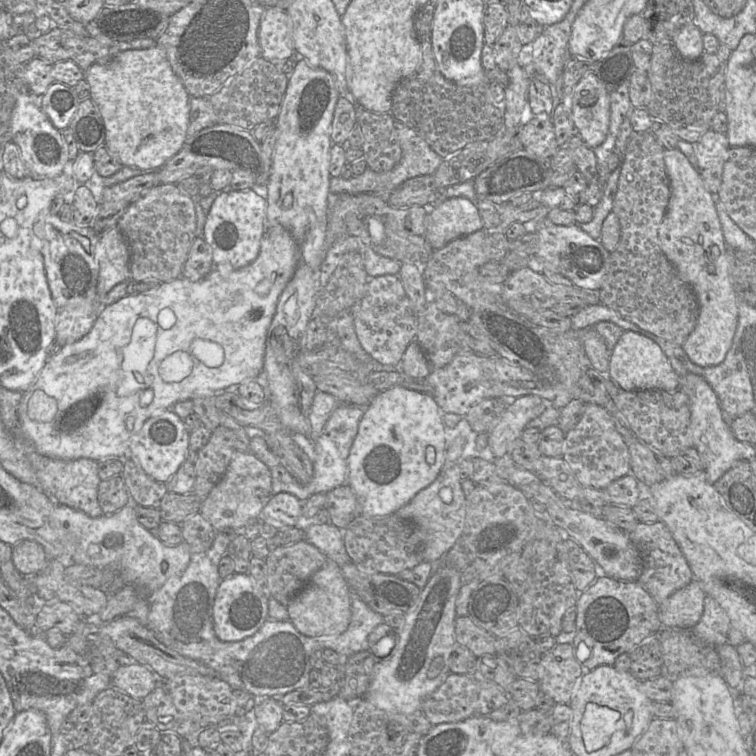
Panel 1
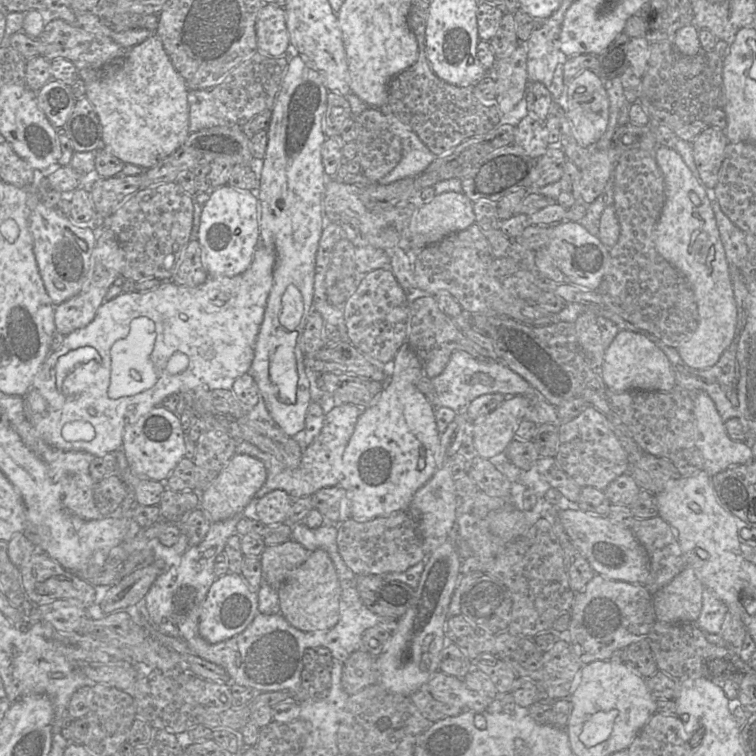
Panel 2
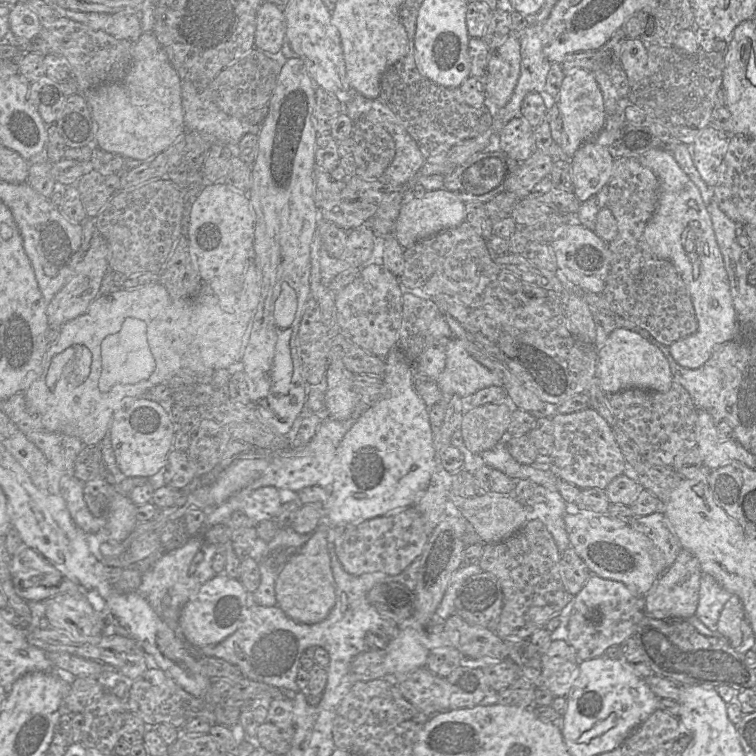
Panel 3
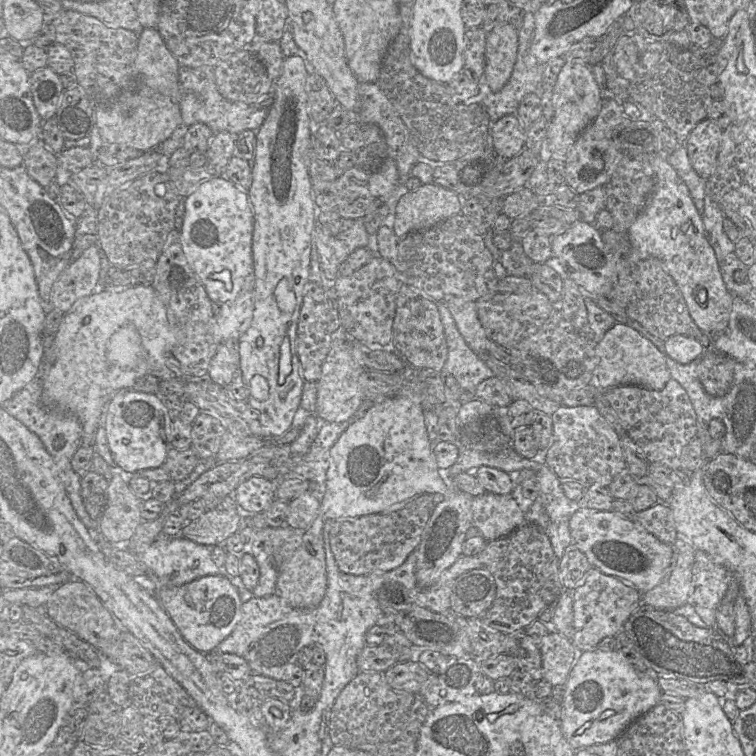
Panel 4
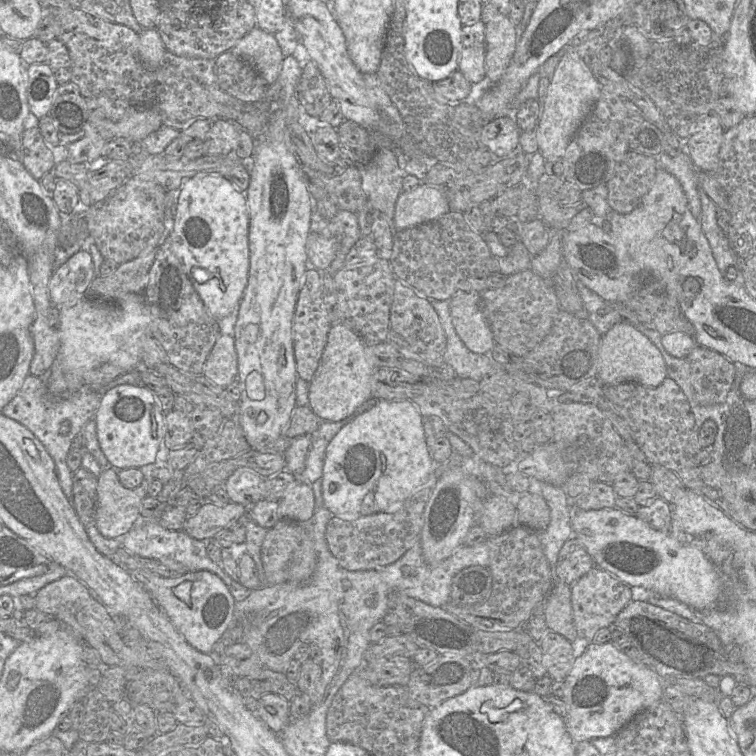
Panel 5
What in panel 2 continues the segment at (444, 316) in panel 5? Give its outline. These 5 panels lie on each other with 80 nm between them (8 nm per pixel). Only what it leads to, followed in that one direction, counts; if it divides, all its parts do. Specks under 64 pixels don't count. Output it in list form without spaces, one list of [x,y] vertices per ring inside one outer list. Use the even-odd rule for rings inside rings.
[[[461,350],[454,351],[445,369],[431,379],[434,389],[434,407],[447,407],[457,412],[464,412],[468,405],[477,397],[500,393],[505,396],[531,396],[534,388],[521,376],[498,360],[478,360]]]

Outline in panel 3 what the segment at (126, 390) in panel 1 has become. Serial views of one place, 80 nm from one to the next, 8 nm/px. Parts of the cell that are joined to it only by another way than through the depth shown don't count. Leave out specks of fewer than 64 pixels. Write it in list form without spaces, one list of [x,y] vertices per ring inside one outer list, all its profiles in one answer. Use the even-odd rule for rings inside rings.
[[[127,318],[120,330],[102,343],[102,370],[99,379],[101,392],[108,392],[116,384],[136,384],[150,378],[156,363],[150,350],[144,322]]]

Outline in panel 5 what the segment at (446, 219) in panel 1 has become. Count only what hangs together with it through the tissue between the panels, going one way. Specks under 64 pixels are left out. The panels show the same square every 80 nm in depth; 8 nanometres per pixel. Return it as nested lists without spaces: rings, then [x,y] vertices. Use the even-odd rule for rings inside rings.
[[[421,182],[397,198],[393,227],[402,230],[432,221],[450,211],[444,188]]]

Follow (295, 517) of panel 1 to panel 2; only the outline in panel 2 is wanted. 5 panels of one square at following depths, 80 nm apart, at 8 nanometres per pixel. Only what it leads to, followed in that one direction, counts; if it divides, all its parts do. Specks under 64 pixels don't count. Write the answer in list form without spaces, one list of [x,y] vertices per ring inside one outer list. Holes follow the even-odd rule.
[[[273,490],[259,499],[253,497],[241,513],[247,517],[254,517],[265,525],[287,523],[292,501],[285,491]]]

